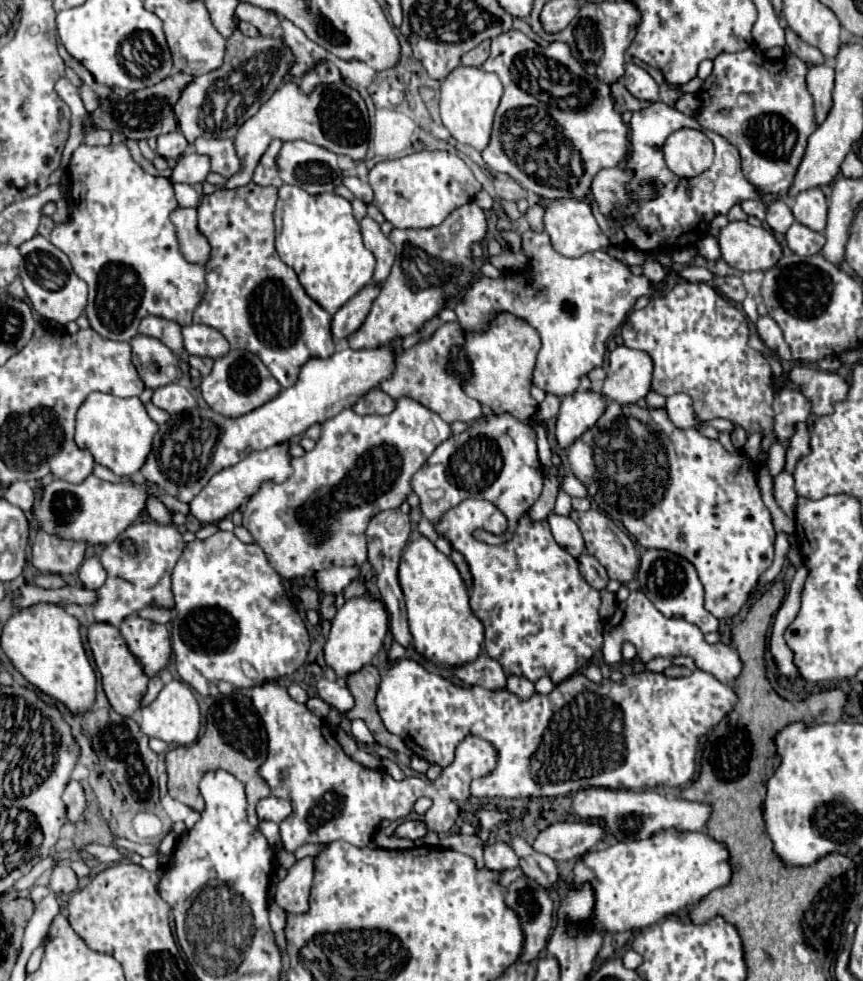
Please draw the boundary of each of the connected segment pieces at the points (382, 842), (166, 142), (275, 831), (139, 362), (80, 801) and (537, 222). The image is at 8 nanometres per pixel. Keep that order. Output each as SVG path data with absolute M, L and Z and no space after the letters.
M381 830L375 834L373 842L375 842L379 848L389 848L389 850L403 850L403 848L411 848L411 846L413 846L411 840L397 840L395 836L385 836Z
M179 130L157 136L157 150L155 152L159 156L163 156L167 160L177 160L185 150L187 150L187 140L185 140L185 136L181 136Z
M261 822L259 824L259 830L261 830L261 834L267 838L267 842L269 842L269 846L271 848L275 848L281 840L279 840L279 826L277 824L273 824L273 822Z
M139 334L131 340L131 346L133 346L133 364L147 388L155 390L181 378L169 376L171 366L179 370L179 360L161 340Z
M71 780L65 788L63 800L67 804L67 818L69 822L77 822L85 810L85 792L77 780Z
M539 204L531 206L527 210L525 218L527 218L527 222L529 222L529 226L531 226L533 232L541 232L543 230L543 206L539 206Z

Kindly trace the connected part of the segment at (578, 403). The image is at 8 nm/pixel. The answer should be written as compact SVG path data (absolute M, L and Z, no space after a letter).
M577 390L569 396L563 396L555 426L559 446L567 448L569 444L573 444L573 440L577 440L599 420L599 416L605 412L605 406L605 396L591 390Z

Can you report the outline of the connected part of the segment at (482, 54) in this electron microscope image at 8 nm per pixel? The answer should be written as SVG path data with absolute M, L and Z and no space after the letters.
M479 44L479 46L475 46L473 50L469 50L463 58L461 58L461 64L465 64L465 66L481 66L485 60L487 60L487 56L489 56L489 52Z

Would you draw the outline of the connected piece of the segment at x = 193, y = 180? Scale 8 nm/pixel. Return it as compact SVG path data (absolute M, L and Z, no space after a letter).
M189 152L189 154L183 154L181 160L177 162L175 170L173 170L173 176L171 176L171 182L185 182L185 184L199 184L199 182L205 182L207 174L211 172L211 162L209 162L209 156L205 154L197 154L197 152Z

